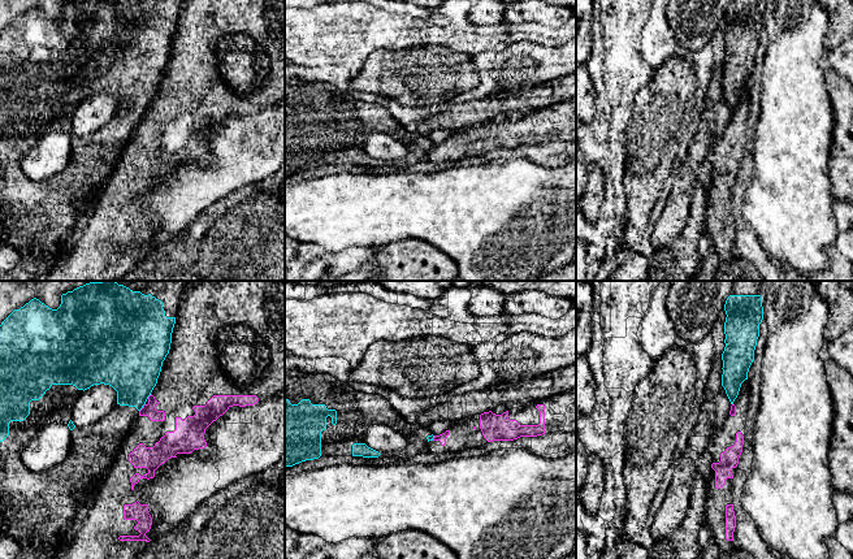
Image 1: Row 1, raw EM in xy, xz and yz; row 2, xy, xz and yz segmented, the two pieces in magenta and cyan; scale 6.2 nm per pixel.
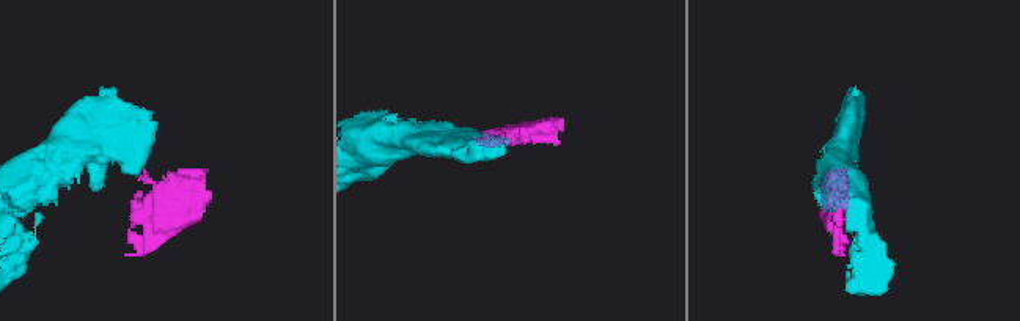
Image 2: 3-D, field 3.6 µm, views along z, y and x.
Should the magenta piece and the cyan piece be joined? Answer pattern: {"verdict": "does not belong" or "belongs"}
{"verdict": "does not belong"}

